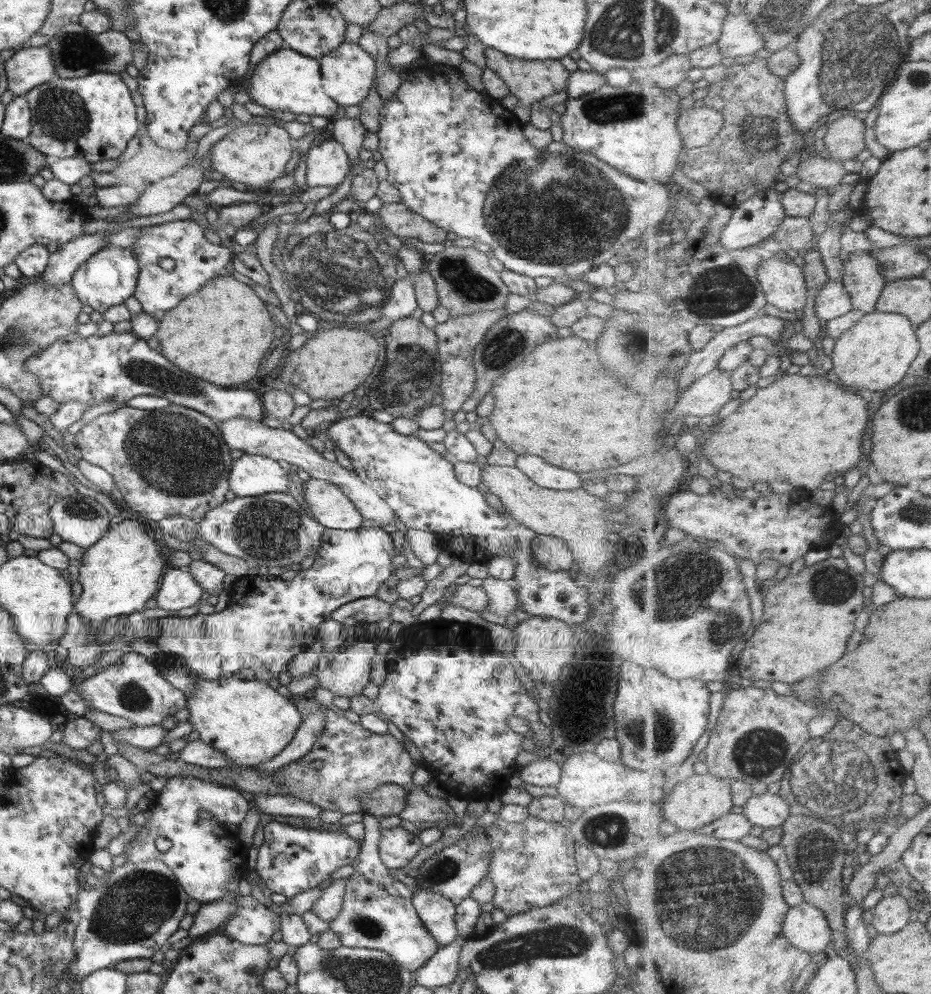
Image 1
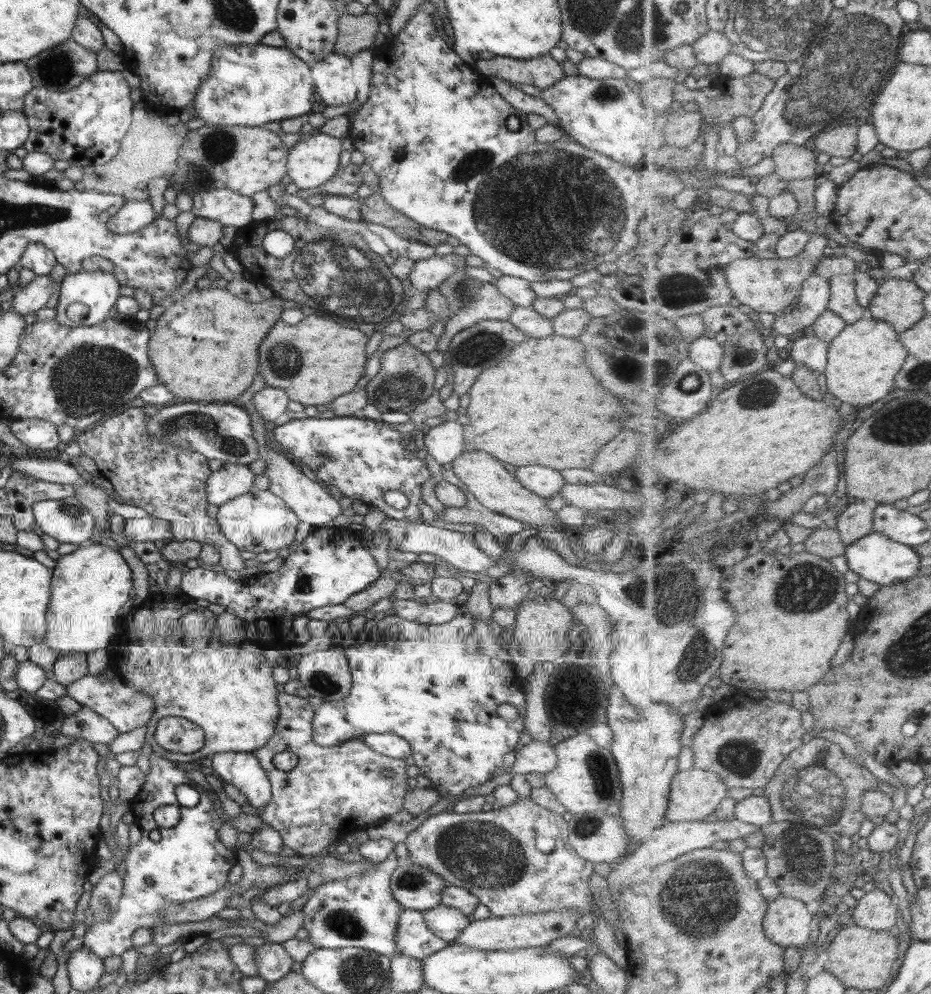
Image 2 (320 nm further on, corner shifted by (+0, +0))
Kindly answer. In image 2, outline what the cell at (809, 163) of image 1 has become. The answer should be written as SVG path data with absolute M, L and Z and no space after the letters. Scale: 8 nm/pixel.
M785 143L777 147L772 154L775 172L786 181L797 179L813 179L817 176L819 163L817 152L793 143Z

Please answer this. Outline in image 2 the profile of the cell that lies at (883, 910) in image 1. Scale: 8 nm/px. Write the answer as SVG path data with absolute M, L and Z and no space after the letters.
M875 888L857 901L851 910L849 922L856 926L879 931L894 932L900 911L891 895Z

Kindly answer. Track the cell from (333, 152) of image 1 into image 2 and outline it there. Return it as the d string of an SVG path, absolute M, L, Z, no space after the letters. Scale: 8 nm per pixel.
M313 133L308 139L288 148L286 174L298 190L312 189L327 182L339 168L341 139Z

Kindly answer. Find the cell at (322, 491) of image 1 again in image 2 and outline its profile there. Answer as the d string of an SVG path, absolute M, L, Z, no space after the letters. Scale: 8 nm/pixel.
M257 376L249 386L249 389L247 389L245 393L239 395L239 398L237 398L233 404L237 404L238 407L246 410L249 415L251 436L252 439L255 440L255 444L257 444L257 449L259 449L258 458L265 461L263 474L268 480L268 491L279 497L285 503L285 506L295 514L298 522L306 522L312 528L323 528L327 522L331 522L335 516L341 513L339 504L331 497L331 495L329 495L329 493L327 493L327 491L323 490L323 487L319 482L313 482L305 477L305 475L301 473L298 465L291 463L283 454L273 452L273 450L267 446L263 427L264 420L257 412L255 412L255 409L250 403L253 392L257 392L257 390L261 390L261 388L265 388L265 383L263 383L263 379Z

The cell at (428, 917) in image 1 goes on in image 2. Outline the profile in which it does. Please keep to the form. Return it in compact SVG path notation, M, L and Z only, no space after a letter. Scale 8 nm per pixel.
M402 909L396 923L395 948L399 956L409 956L420 961L447 946L443 940L429 933L419 910Z

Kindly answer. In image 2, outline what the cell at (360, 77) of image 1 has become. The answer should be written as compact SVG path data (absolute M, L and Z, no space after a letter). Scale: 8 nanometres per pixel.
M331 53L310 66L314 90L327 106L341 106L355 101L351 78L351 61L342 54Z

